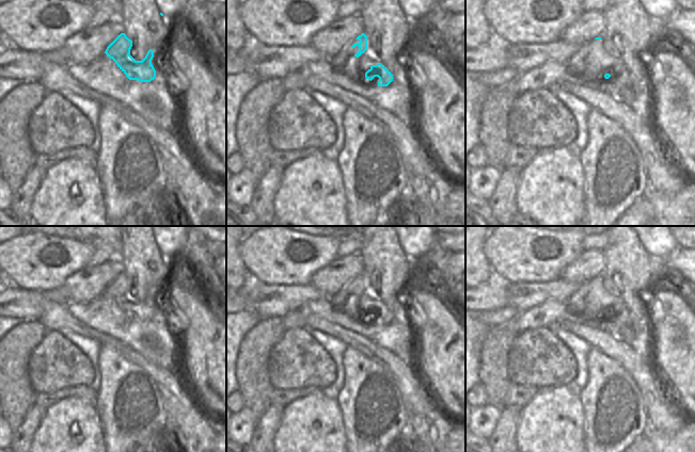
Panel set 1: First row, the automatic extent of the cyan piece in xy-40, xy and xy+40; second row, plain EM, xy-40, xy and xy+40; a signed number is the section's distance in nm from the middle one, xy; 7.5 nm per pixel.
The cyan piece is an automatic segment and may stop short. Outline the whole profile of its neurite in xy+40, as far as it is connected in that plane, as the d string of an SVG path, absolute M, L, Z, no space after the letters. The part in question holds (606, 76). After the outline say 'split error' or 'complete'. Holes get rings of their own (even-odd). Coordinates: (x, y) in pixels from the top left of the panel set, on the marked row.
M601 37L583 44L566 62L573 76L589 82L612 82L614 86L628 85L628 70L623 63L603 47Z | split error

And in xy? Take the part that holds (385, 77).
M362 33L349 45L342 48L336 54L330 56L329 64L334 69L338 69L356 80L364 80L366 78L374 83L374 86L388 86L394 79L393 75L379 61L373 59L366 50L367 36Z | split error

